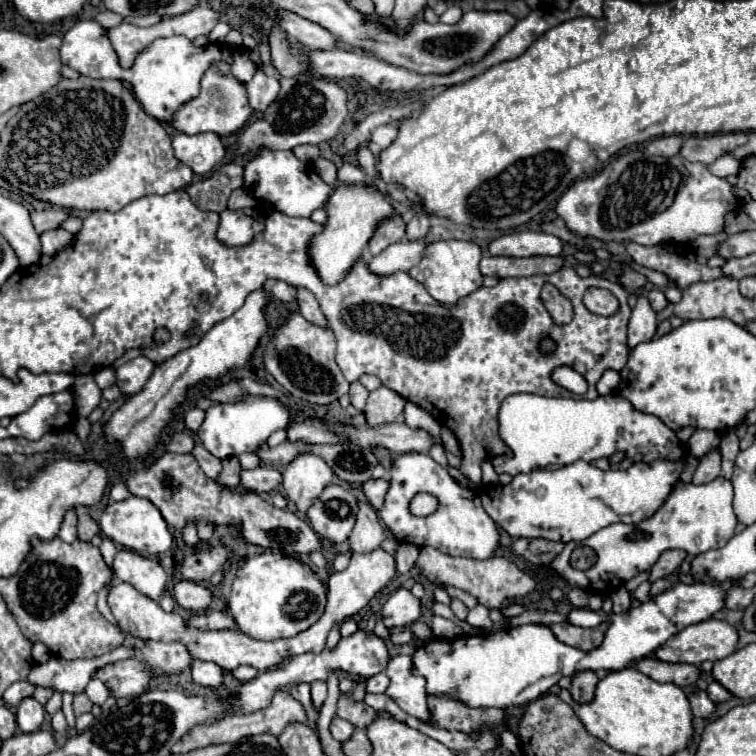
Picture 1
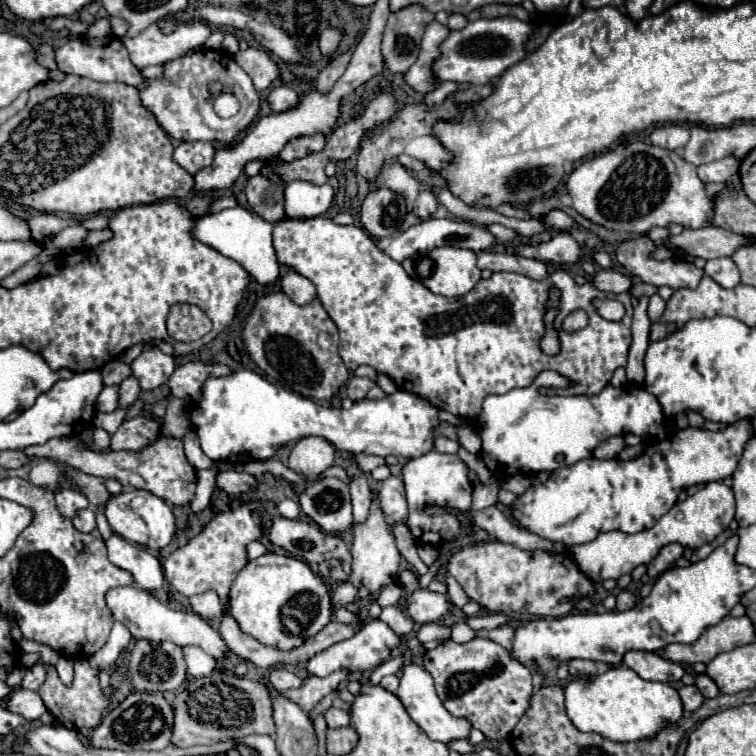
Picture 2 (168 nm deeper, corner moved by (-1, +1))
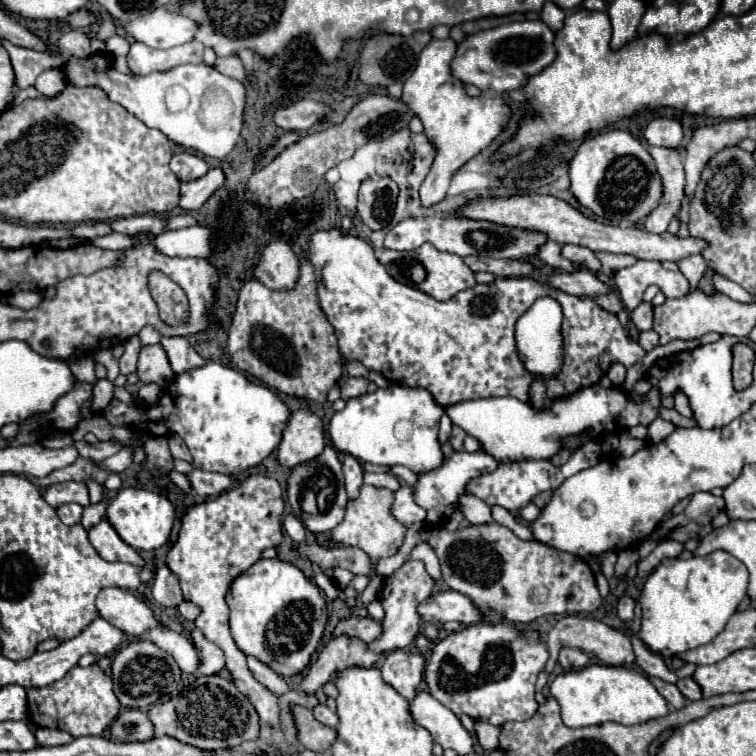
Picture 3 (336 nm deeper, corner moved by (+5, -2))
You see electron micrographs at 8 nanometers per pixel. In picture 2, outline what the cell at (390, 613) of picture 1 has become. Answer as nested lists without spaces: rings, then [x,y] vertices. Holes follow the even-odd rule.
[[[417,589],[417,593],[413,593],[407,599],[407,617],[411,617],[419,625],[445,619],[449,615],[449,609],[451,609],[449,597],[433,593],[429,589]]]

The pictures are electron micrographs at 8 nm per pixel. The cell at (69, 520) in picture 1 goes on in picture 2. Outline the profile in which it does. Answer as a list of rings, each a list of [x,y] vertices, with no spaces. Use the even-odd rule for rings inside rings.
[[[61,489],[55,493],[55,499],[57,499],[59,513],[69,519],[73,519],[73,513],[77,513],[85,505],[83,501],[87,501],[87,497],[75,489]]]

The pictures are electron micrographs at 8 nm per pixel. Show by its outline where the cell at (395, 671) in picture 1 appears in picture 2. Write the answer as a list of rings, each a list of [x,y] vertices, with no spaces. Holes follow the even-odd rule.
[[[405,665],[403,667],[403,675],[401,675],[401,685],[397,689],[397,697],[401,699],[401,703],[405,705],[409,717],[431,737],[443,743],[455,741],[455,739],[467,739],[469,731],[471,731],[471,723],[463,717],[453,717],[441,703],[441,699],[435,693],[433,687],[433,677],[429,677],[429,673],[419,667],[419,665]]]

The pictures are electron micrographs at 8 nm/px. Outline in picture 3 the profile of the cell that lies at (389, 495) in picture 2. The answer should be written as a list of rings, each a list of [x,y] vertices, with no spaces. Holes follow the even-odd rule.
[[[403,484],[393,496],[393,504],[391,504],[391,514],[395,516],[395,520],[399,520],[403,526],[411,526],[415,522],[423,522],[425,520],[425,510],[421,506],[415,504],[413,500],[413,488]]]

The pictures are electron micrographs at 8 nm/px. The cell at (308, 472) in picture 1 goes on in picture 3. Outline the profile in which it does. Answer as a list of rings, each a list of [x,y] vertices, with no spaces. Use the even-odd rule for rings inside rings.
[[[297,410],[291,414],[283,432],[283,440],[277,448],[277,458],[283,468],[291,470],[299,464],[315,460],[325,446],[327,442],[321,420],[311,412]]]

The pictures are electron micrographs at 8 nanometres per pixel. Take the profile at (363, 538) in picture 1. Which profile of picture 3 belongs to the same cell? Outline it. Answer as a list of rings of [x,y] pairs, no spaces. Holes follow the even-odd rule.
[[[347,454],[343,460],[343,474],[345,474],[345,488],[347,488],[349,500],[357,500],[359,488],[363,486],[363,468],[361,468],[359,460],[355,460],[353,456]]]

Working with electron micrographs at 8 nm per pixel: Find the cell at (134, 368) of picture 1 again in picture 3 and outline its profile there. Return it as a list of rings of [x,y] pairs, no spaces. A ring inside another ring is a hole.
[[[161,344],[141,348],[139,362],[137,362],[137,376],[145,384],[155,382],[159,386],[167,386],[171,382],[171,378],[175,378]]]

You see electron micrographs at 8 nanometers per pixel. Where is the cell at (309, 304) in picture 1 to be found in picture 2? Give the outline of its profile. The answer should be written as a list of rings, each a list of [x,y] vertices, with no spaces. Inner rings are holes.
[[[287,271],[287,273],[279,279],[279,283],[281,283],[283,293],[285,293],[291,301],[295,301],[297,305],[307,305],[307,303],[313,301],[313,297],[317,295],[315,285],[313,285],[307,277],[299,275],[297,271]]]

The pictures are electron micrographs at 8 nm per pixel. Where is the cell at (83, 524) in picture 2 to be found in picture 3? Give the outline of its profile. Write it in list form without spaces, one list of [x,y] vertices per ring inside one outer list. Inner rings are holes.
[[[63,504],[57,508],[57,514],[61,518],[63,524],[67,526],[75,526],[81,522],[81,516],[83,516],[83,508],[79,504]]]

